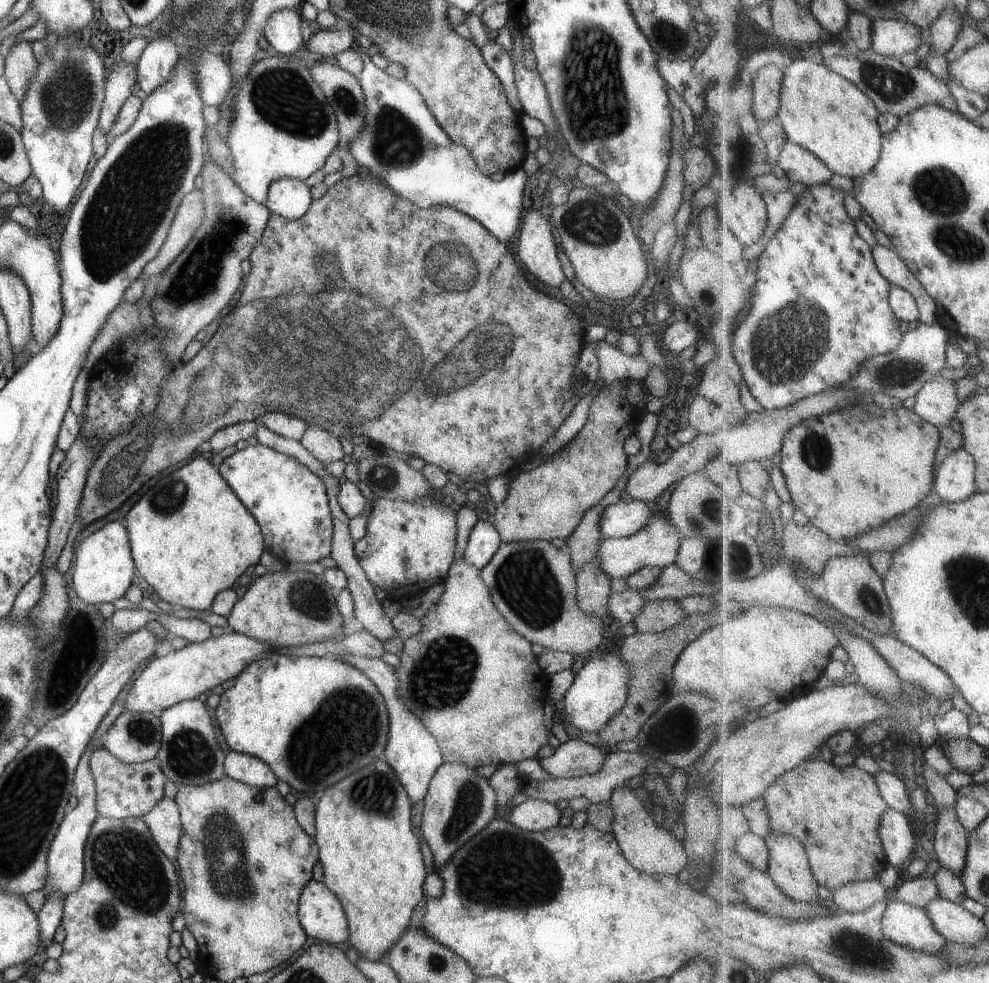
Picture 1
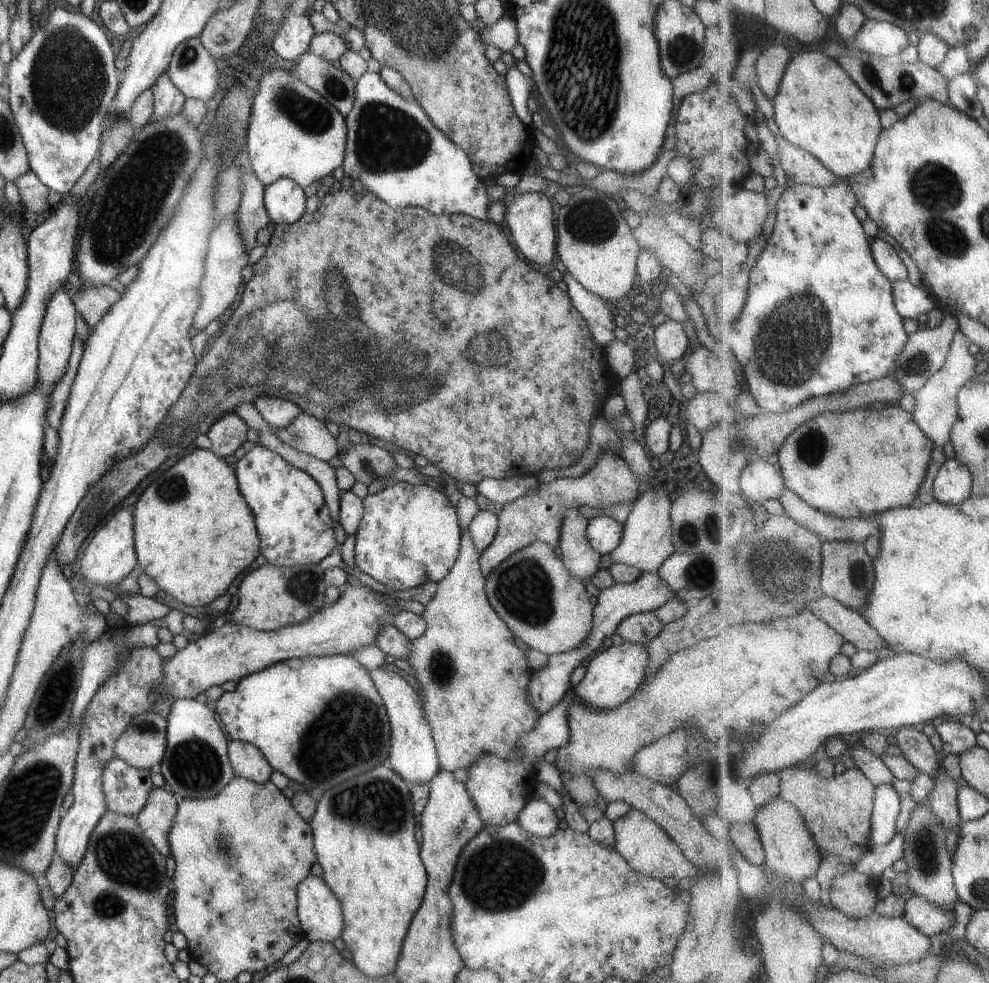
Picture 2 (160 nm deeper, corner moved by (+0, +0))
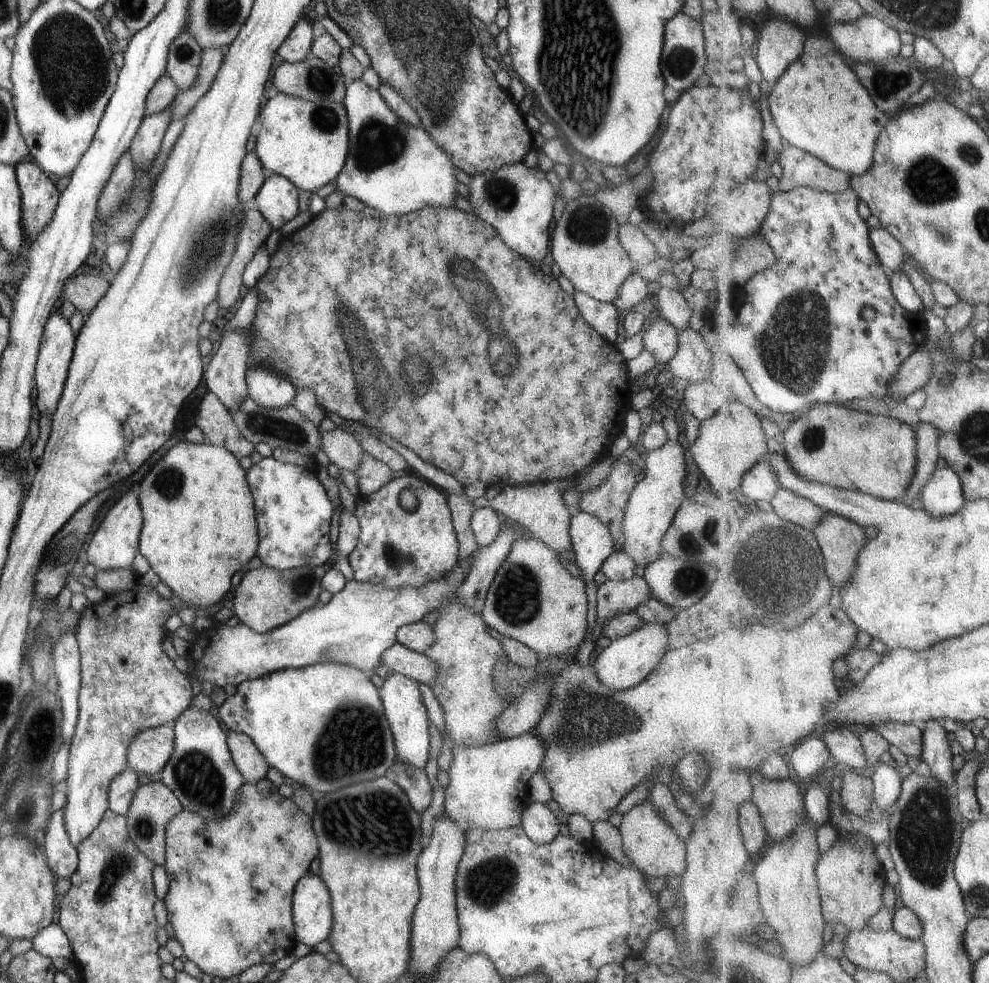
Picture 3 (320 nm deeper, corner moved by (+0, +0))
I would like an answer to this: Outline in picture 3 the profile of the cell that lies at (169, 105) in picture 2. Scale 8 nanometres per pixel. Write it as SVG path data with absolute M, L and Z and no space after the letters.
M170 104L159 113L143 117L128 146L133 168L137 171L145 171L156 158L159 144L169 123Z

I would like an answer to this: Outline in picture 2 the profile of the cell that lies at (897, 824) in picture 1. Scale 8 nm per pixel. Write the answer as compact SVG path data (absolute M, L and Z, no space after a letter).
M877 785L872 818L872 846L889 844L897 832L897 820L901 814L901 798L893 785Z

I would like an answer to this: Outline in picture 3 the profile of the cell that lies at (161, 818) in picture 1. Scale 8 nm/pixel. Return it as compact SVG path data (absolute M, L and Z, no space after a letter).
M157 776L153 781L139 785L133 793L127 812L126 820L128 837L133 841L137 850L144 854L154 865L164 863L164 832L166 824L175 816L182 806L175 795Z

